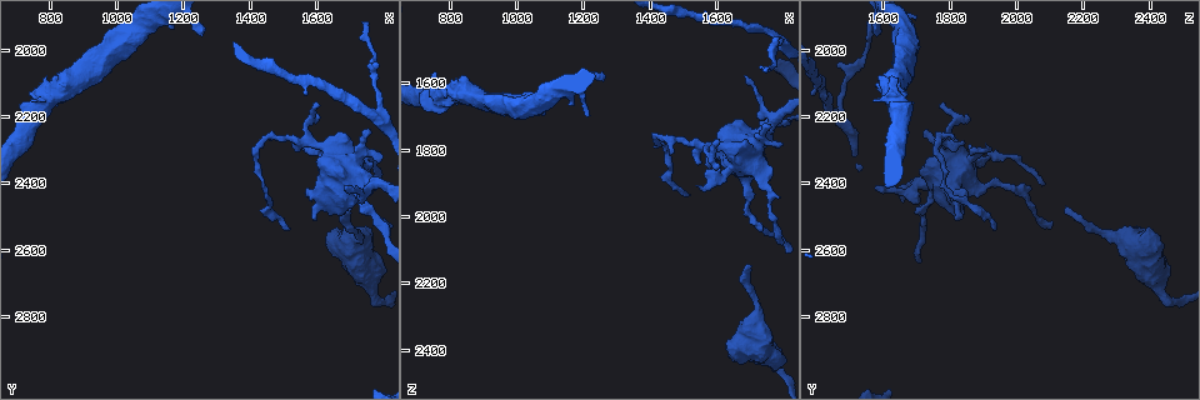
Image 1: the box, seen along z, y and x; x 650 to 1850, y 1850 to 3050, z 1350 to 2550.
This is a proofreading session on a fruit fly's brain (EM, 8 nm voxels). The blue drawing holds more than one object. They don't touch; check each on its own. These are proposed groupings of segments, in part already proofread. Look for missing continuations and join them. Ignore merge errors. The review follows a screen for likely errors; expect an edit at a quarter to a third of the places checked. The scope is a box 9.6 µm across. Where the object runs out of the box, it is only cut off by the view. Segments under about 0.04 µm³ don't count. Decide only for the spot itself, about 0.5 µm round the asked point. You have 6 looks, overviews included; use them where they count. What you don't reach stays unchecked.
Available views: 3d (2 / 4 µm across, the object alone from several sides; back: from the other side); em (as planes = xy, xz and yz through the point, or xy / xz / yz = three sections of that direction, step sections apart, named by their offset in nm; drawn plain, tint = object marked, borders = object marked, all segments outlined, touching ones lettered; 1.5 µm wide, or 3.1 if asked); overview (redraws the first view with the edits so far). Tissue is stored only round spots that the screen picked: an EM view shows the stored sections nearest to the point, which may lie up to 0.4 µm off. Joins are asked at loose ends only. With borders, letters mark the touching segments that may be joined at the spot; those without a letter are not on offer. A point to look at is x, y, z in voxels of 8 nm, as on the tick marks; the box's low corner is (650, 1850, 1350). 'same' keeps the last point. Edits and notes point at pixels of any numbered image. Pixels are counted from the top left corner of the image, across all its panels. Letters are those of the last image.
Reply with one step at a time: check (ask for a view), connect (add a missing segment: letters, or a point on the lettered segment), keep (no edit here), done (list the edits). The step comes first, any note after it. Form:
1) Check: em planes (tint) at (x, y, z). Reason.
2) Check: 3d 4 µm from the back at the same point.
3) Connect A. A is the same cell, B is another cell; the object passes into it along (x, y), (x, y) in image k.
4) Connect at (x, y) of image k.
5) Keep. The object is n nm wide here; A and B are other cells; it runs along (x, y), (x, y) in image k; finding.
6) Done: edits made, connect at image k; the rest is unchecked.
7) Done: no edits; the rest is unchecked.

Check: 3d 2 µm at (1700, 2470, 2150). Free end.

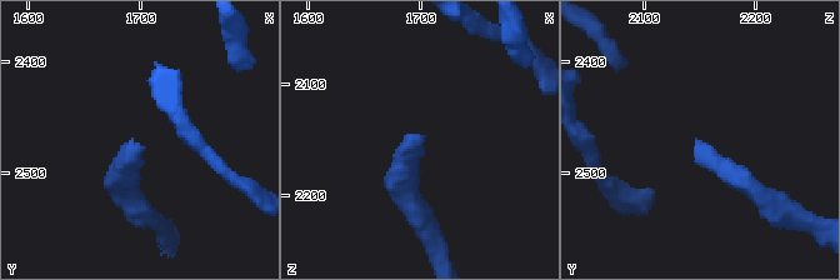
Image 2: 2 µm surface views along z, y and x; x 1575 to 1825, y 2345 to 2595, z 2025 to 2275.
Check: em planes (borders) at (1704, 2478, 2142). Now the EM.

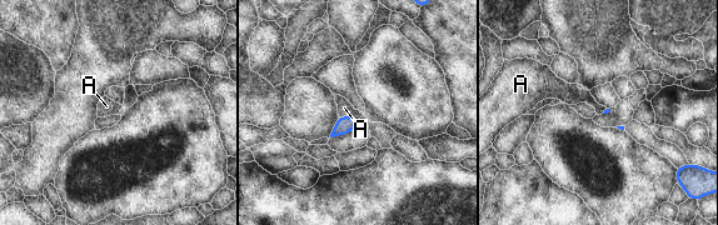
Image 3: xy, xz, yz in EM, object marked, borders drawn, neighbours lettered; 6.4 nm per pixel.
Connect A. A is the same cell; the object passes into it along (344, 124), (349, 116), (344, 108) in image 3; it goes on there.

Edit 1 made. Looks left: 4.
Check: em xz step 4 (tint) at (1600, 2200, 1860). An open end.

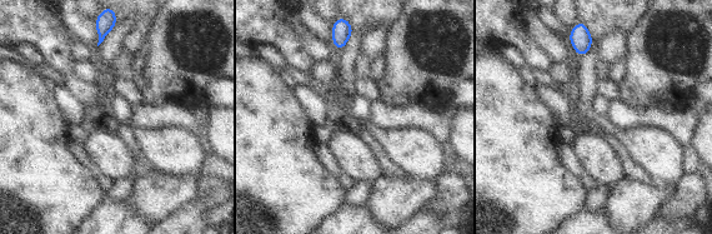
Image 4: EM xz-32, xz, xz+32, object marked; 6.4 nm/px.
Check: em planes (borders) at the same point. Another direction.

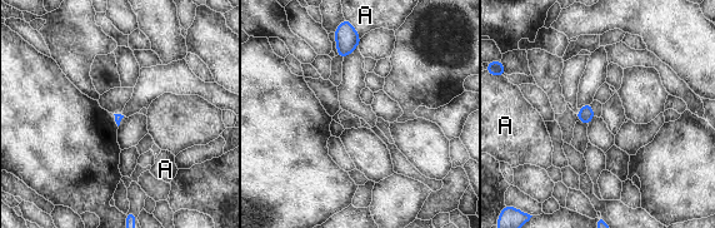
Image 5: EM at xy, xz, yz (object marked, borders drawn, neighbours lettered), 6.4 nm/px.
Keep. A is another cell; a border runs along (353, 25), (360, 38) in image 5; no lettered segment goes on from it.

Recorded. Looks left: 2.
Check: em xy step 8 (tint) at (1260, 1960, 1590).

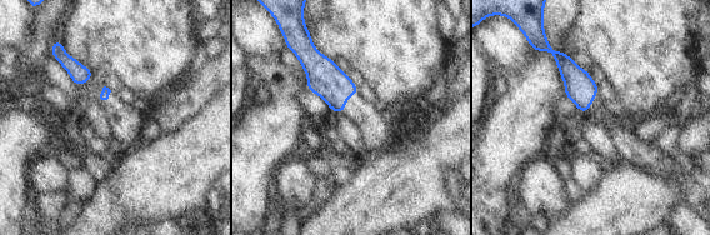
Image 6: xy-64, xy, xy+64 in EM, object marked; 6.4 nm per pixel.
Check: em yz step 8 (borders) at the same point.

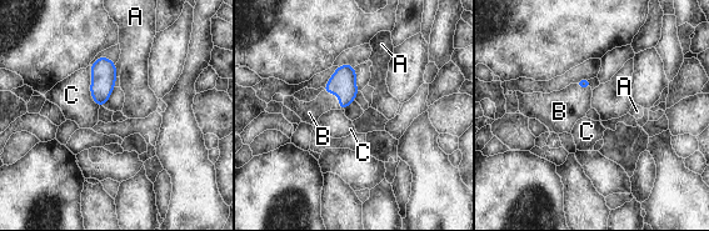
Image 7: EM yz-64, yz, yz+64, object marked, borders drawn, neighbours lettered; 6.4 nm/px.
Connect B. B is the same cell, A and C are other cells; the object passes into it along (343, 81), (338, 94), (309, 113) in image 7; it goes on there.

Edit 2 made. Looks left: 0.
Done: edits made, connect at image 3, connect at image 7; the rest is unchecked.

